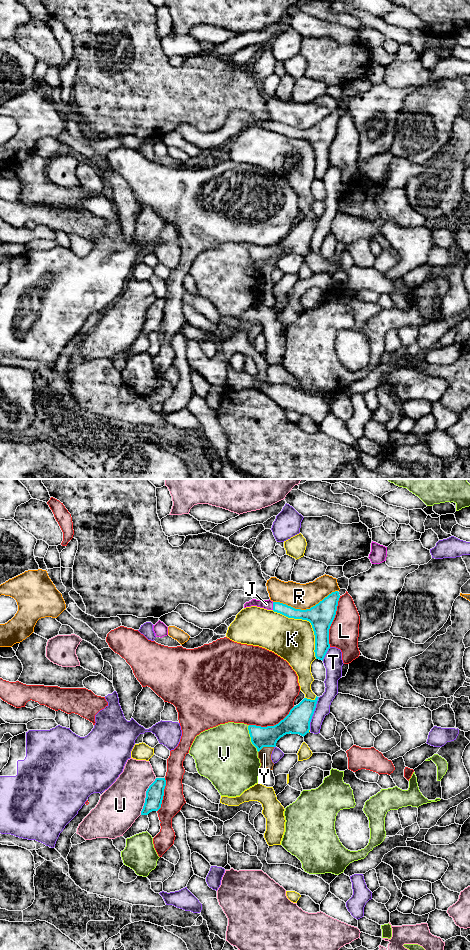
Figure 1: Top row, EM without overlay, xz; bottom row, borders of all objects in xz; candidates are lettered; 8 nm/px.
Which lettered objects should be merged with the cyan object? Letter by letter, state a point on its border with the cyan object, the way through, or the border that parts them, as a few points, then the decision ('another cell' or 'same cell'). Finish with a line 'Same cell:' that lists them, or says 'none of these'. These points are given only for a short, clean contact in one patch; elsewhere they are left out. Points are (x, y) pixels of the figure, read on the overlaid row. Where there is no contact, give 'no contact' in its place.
J: contact xz (273, 606); another cell
K: contact xz (309, 621); another cell
L: contact xz (332, 621); another cell
R: contact xz (306, 609); another cell
T: contact xz (313, 713); another cell
U: contact xz (146, 796); another cell
V: contact xz (251, 738); another cell
Y: contact xz (265, 746); way xz (268, 736), (265, 739), (265, 746), (264, 754); same cell
Same cell: Y

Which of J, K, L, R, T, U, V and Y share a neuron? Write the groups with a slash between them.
J / K / L / R / T / U / V / Y

